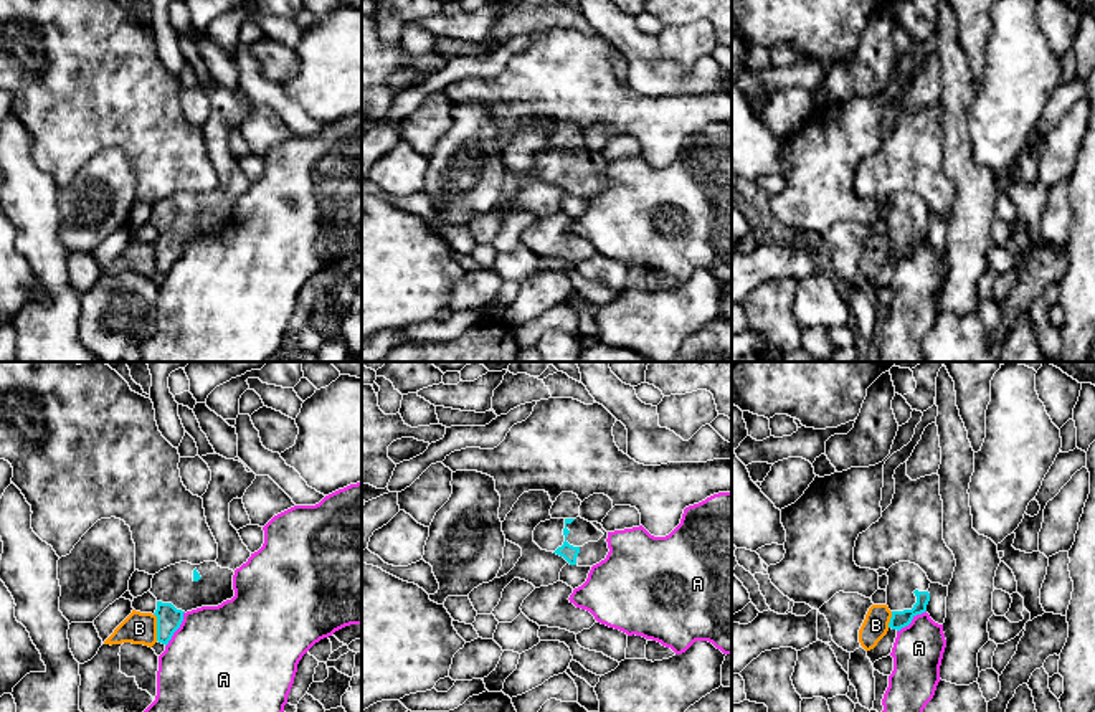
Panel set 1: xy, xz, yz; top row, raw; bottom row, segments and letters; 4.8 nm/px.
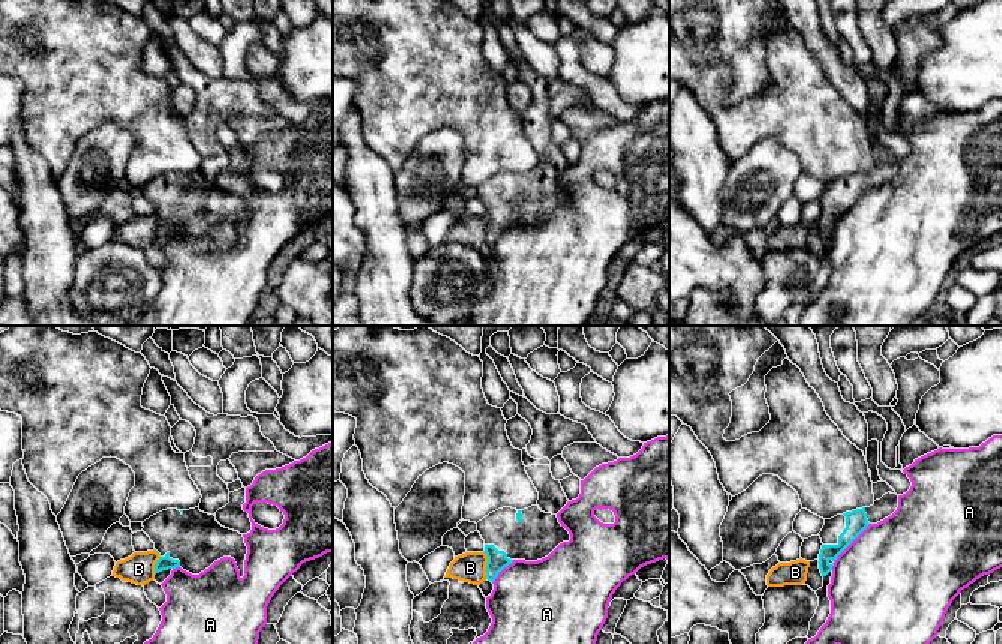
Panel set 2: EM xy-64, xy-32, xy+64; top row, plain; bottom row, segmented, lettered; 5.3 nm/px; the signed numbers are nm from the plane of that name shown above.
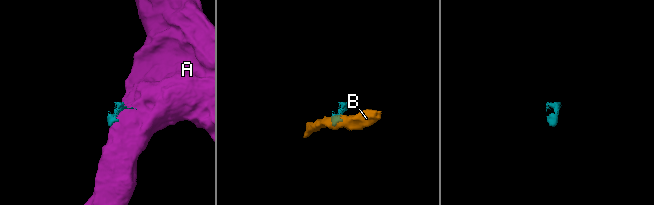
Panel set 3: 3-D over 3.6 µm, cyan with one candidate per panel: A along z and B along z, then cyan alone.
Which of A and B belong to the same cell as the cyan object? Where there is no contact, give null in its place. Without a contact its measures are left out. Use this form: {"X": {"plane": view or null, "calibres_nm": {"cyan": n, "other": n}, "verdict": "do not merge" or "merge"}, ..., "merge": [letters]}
{"A": {"plane": "xy", "calibres_nm": {"cyan": 120, "other": 500}, "verdict": "do not merge"}, "B": {"plane": "xy", "calibres_nm": {"cyan": 120, "other": 160}, "verdict": "do not merge"}, "merge": []}

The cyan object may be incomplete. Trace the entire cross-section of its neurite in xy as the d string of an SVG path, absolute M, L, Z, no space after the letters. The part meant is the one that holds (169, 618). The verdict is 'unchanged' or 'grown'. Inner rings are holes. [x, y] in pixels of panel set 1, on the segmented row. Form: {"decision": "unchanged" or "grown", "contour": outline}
{"decision": "grown", "contour": "M180 562L155 573L150 593L157 598L157 641L167 646L187 611L231 600L233 575L216 562Z"}

